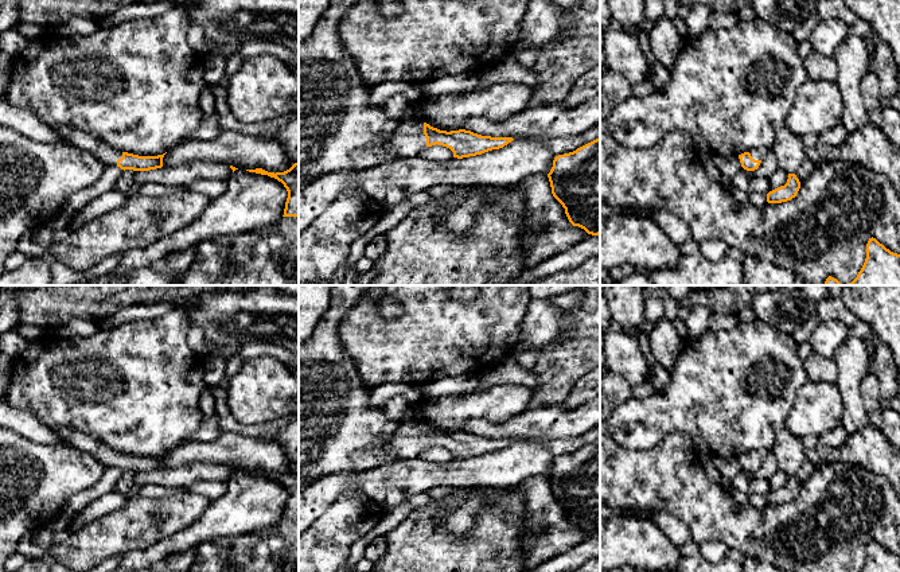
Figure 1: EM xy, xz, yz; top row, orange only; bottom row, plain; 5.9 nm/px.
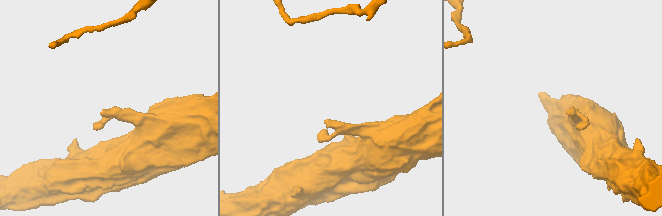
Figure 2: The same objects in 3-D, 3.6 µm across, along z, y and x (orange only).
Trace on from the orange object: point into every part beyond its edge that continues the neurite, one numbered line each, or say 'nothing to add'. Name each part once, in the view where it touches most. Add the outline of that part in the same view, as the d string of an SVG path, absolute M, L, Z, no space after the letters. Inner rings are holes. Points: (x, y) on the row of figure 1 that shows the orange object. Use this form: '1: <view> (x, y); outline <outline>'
1: xz (408, 139); outline M404 118L398 120L394 133L385 145L385 151L396 157L417 156L424 148L426 148L424 124L409 122Z

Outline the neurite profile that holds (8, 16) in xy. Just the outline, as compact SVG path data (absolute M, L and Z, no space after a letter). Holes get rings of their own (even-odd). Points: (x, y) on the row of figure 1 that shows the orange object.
M0 0L0 35L9 28L16 28L19 34L28 39L28 42L46 35L46 30L43 27L20 23L17 16L19 0Z

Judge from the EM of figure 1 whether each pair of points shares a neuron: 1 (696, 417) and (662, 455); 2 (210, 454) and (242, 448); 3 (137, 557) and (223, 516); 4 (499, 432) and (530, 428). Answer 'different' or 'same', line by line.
1: different
2: same
3: same
4: same

